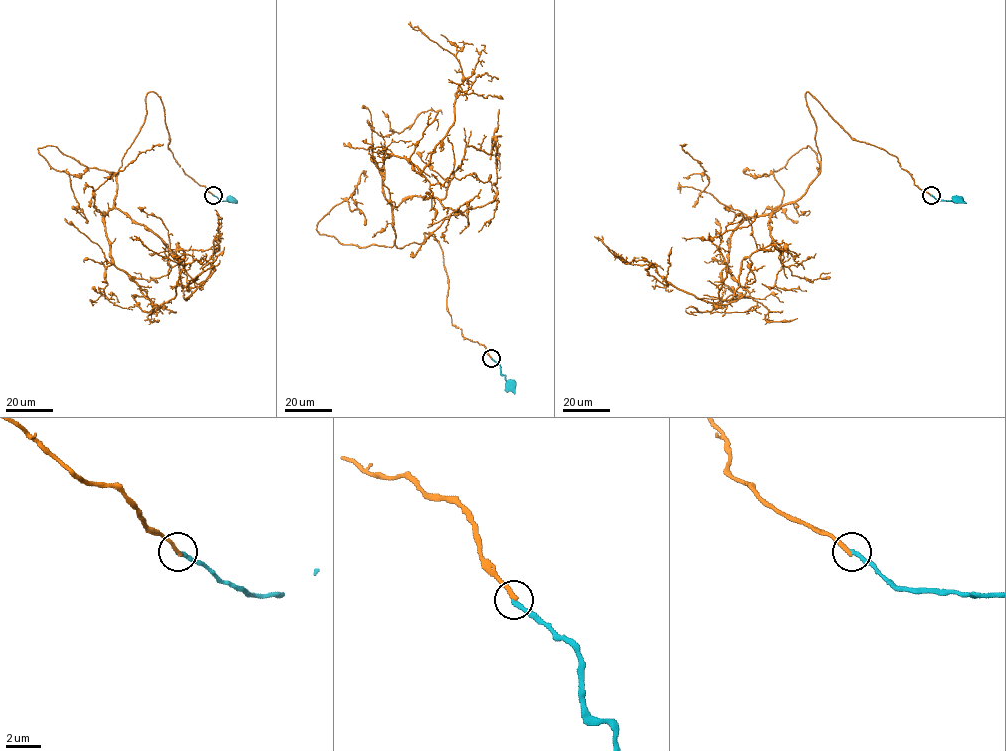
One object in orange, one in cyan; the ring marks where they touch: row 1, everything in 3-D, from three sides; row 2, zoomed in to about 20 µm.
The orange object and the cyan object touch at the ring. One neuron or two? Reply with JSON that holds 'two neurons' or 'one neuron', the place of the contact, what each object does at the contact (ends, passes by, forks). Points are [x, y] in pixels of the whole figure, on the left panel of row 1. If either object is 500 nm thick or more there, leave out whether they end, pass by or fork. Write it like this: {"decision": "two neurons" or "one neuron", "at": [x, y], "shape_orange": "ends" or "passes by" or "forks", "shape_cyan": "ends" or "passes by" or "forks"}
{"decision": "one neuron", "at": [213, 195], "shape_orange": "ends", "shape_cyan": "ends"}

